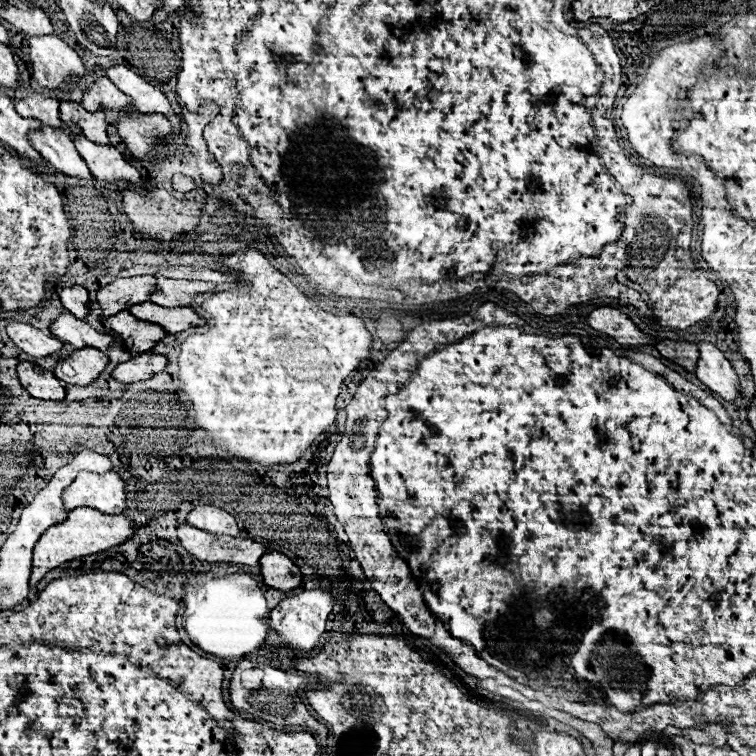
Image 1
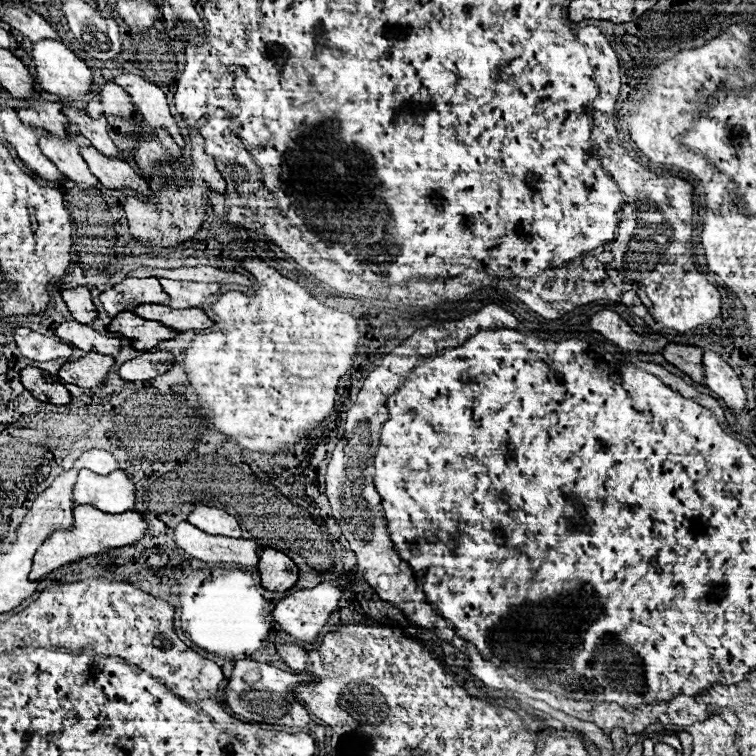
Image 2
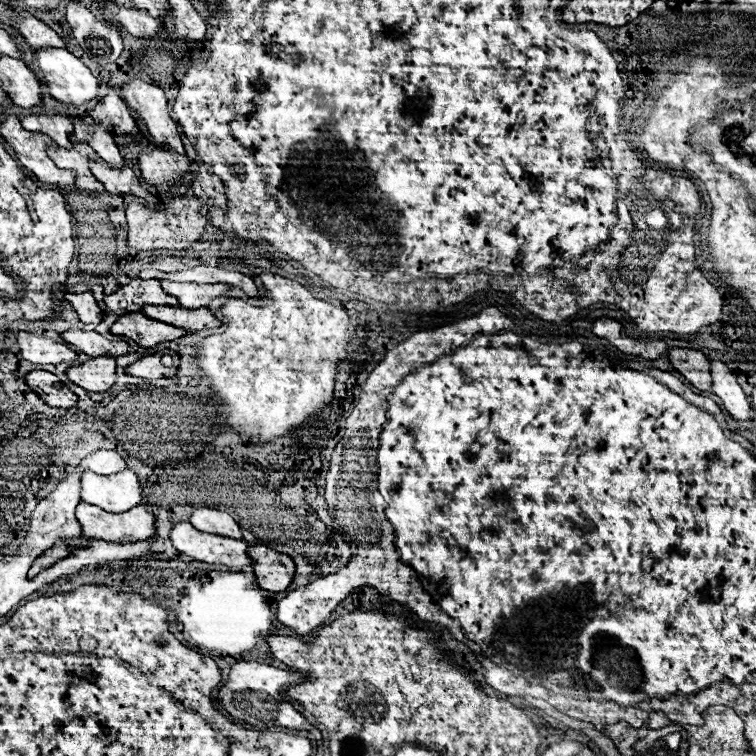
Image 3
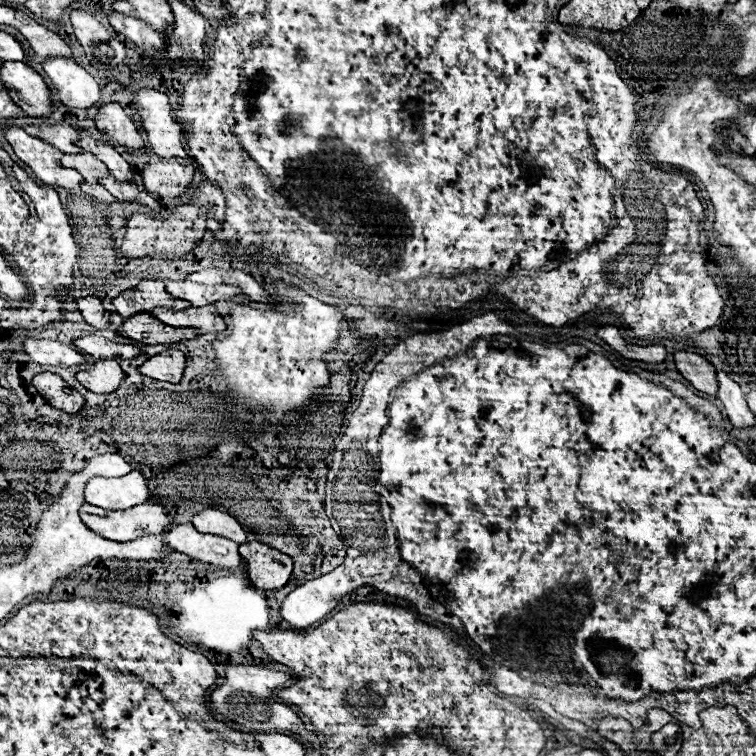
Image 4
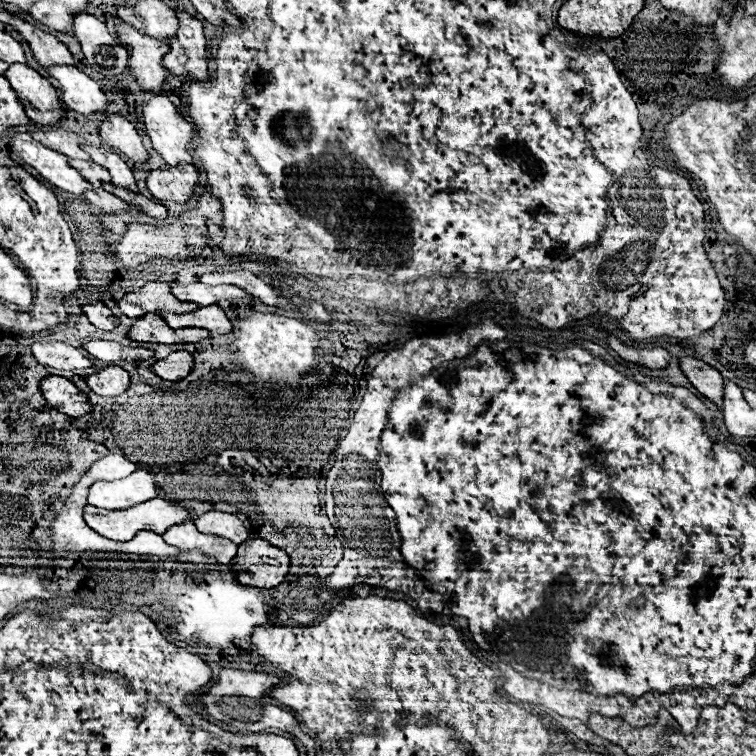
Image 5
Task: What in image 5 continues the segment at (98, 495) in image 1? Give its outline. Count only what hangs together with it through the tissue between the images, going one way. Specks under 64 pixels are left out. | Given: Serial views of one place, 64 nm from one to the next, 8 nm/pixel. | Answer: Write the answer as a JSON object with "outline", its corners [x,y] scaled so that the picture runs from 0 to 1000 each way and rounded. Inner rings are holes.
{"outline":[[[180,622],[161,635],[132,635],[124,638],[116,648],[116,667],[140,675],[172,672],[175,667],[188,667],[206,656],[204,630],[193,622]]]}

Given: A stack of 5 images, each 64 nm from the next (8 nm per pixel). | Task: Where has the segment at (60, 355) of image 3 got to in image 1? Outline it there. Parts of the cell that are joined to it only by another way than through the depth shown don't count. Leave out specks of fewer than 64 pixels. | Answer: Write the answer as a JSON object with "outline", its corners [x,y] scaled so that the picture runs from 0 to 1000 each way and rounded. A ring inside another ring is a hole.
{"outline":[[[16,423],[16,426],[11,426],[8,439],[24,460],[29,460],[34,468],[42,468],[48,474],[82,466],[82,452],[79,450],[58,442],[56,437],[40,431],[34,426],[19,426]]]}

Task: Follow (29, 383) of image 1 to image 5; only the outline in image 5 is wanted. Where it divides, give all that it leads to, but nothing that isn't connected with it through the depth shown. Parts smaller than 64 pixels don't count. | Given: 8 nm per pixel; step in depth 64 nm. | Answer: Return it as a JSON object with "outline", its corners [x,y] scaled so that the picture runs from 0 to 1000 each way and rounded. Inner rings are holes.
{"outline":[[[82,497],[56,500],[53,516],[69,540],[74,540],[95,553],[106,553],[122,542],[111,519],[106,519],[93,503],[87,503]]]}

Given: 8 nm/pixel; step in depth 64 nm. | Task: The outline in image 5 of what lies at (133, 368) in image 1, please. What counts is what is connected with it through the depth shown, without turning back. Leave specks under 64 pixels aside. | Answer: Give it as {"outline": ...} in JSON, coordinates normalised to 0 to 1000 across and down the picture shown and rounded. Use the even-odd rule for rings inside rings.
{"outline":[[[235,463],[235,466],[225,466],[217,476],[209,476],[198,484],[198,489],[214,500],[214,503],[225,503],[225,505],[235,505],[241,503],[251,487],[254,487],[254,468]]]}

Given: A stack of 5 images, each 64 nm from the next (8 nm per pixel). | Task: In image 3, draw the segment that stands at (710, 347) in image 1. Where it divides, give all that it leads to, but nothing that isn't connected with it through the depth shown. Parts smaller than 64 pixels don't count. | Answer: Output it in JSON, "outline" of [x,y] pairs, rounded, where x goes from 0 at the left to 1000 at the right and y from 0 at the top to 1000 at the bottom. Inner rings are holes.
{"outline":[[[939,476],[939,495],[942,495],[942,519],[952,524],[966,550],[974,556],[987,556],[992,548],[992,534],[979,508],[974,505],[974,497],[952,476]]]}

